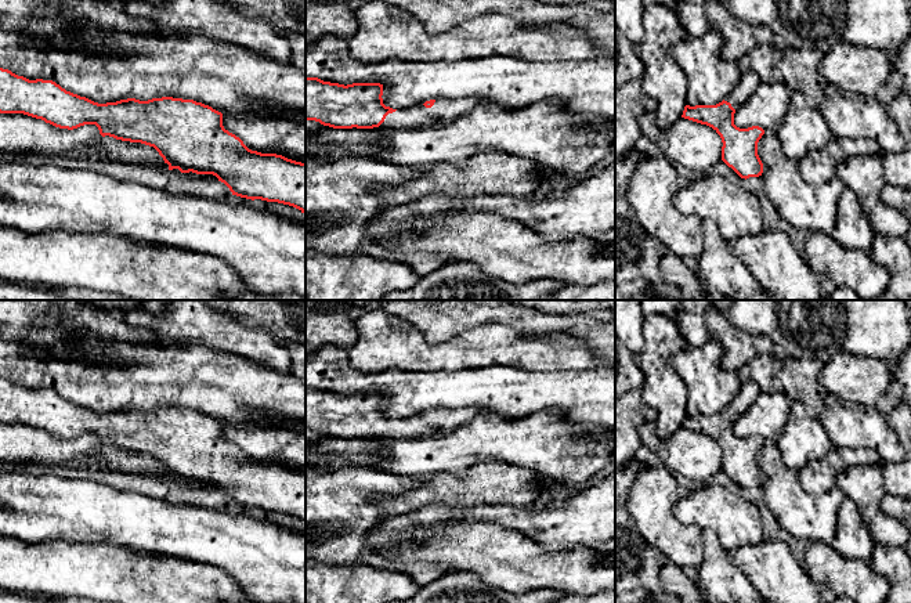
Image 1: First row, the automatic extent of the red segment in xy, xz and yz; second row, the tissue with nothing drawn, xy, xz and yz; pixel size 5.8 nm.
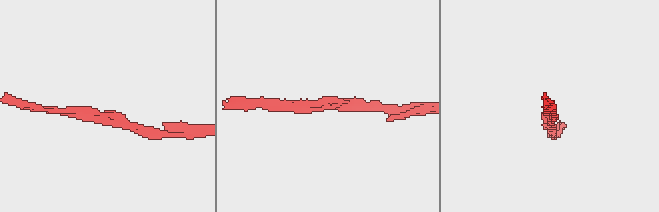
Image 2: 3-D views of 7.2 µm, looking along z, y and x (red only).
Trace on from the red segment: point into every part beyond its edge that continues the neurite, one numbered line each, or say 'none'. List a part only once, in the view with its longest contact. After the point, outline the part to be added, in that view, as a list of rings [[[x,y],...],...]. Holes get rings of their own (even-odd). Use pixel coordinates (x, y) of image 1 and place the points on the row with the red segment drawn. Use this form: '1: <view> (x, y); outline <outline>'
1: xz (444, 111); outline [[[473,97],[459,100],[438,98],[431,108],[426,108],[423,104],[420,104],[388,113],[380,126],[400,130],[444,126],[463,115],[466,111],[471,109],[478,102],[480,100]]]

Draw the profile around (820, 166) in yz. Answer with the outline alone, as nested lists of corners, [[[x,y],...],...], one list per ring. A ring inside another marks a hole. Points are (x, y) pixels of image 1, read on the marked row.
[[[870,138],[836,140],[799,160],[799,170],[806,183],[821,185],[836,177],[838,165],[850,156],[881,154],[879,145]]]

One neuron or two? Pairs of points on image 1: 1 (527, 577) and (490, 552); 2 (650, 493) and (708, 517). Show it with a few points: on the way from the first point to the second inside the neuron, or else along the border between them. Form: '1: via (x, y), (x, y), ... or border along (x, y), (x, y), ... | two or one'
1: via (517, 567), (512, 562), (499, 558) | one
2: border along (679, 498), (673, 515), (680, 522), (698, 527) | two

